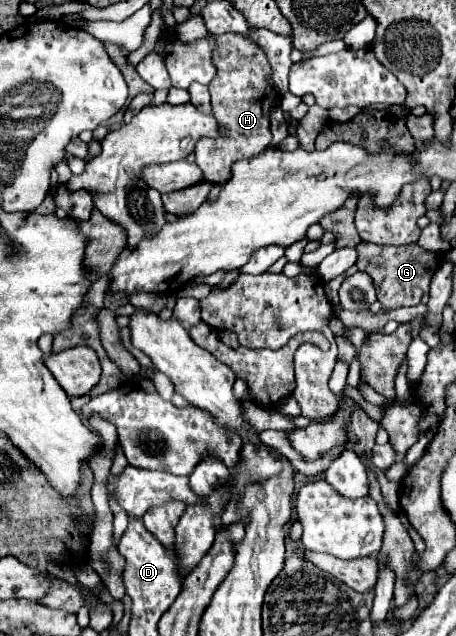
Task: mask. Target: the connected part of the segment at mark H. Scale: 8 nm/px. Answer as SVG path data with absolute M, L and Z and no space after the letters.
M228 32L228 34L220 34L216 40L218 40L218 46L214 50L214 64L216 64L218 72L212 78L212 82L208 84L208 88L210 88L210 96L212 96L212 112L216 114L222 132L218 138L202 138L196 144L196 164L204 172L206 180L222 184L228 180L230 166L234 162L244 160L244 158L252 158L252 156L260 154L264 148L268 148L268 144L272 140L270 138L270 110L280 106L282 96L268 82L270 74L272 74L272 66L270 66L266 54L260 50L260 46L254 44L252 38L244 38L240 34Z

